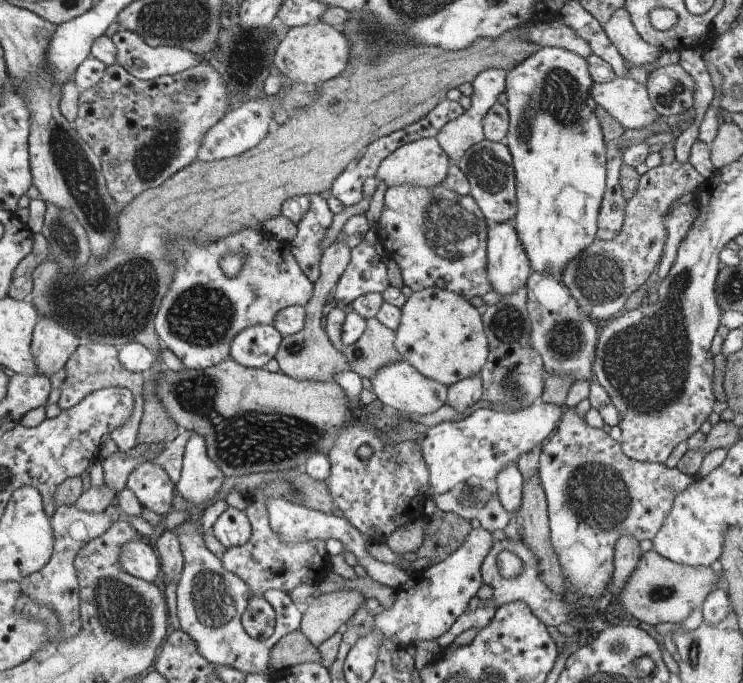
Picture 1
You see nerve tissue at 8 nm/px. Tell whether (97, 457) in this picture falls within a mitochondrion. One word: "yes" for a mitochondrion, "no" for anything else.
no

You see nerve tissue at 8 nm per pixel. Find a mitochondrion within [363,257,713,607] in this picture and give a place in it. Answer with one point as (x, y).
(646, 365)

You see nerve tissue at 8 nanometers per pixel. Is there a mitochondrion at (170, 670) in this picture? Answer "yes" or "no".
no

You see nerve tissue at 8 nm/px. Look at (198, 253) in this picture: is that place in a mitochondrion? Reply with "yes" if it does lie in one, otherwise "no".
no

